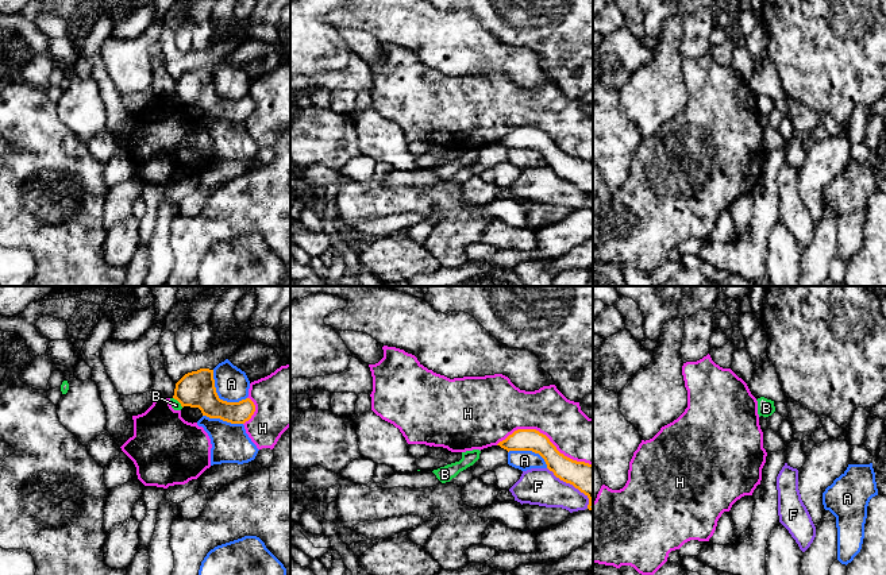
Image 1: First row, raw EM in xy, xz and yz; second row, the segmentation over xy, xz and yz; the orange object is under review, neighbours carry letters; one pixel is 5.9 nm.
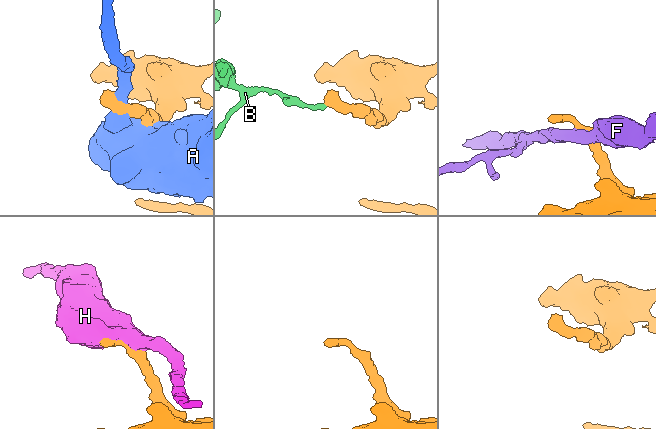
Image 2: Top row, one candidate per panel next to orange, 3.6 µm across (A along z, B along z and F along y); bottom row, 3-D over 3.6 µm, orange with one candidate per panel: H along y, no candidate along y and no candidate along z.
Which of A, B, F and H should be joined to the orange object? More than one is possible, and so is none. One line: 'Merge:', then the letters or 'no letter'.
Merge: no letter

